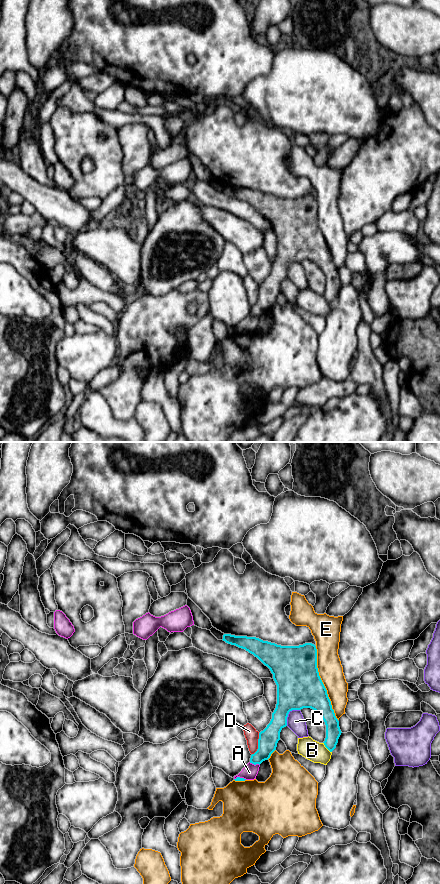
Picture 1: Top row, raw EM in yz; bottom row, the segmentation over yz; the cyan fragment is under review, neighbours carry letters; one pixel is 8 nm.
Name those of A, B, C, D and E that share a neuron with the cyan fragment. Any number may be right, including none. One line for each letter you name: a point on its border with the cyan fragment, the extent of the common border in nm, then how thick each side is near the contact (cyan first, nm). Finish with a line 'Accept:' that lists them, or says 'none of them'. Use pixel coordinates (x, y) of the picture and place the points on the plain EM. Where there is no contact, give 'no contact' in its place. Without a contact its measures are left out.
Accept: none of them

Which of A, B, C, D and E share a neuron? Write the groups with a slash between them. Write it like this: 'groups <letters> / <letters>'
groups A / B / C / D / E

